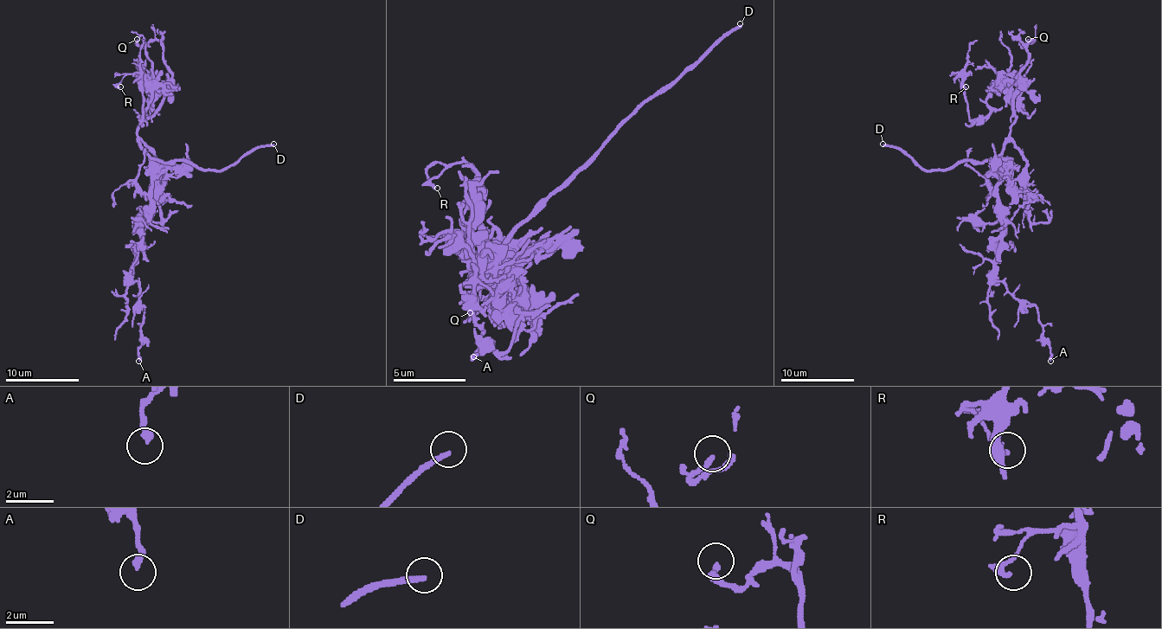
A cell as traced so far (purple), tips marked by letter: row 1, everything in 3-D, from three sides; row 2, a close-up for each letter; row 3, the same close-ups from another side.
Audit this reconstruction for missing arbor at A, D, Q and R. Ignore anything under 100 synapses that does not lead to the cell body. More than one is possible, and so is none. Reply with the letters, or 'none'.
D

